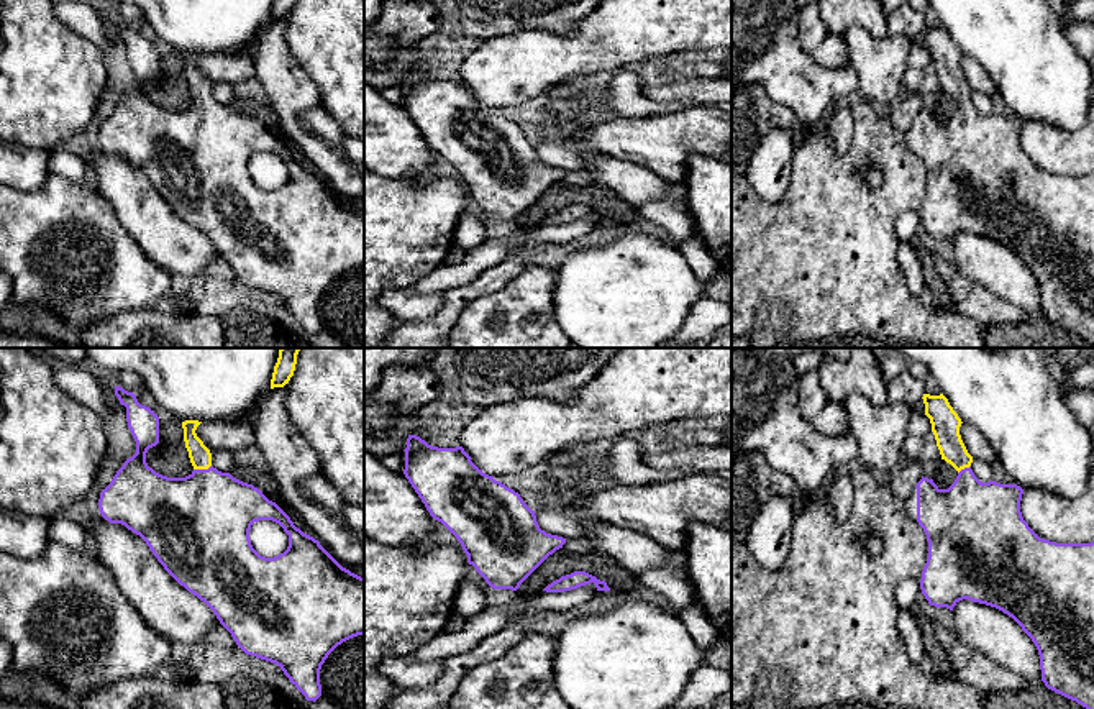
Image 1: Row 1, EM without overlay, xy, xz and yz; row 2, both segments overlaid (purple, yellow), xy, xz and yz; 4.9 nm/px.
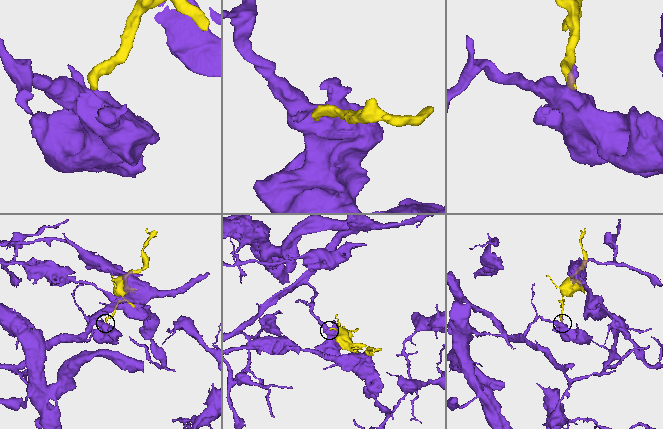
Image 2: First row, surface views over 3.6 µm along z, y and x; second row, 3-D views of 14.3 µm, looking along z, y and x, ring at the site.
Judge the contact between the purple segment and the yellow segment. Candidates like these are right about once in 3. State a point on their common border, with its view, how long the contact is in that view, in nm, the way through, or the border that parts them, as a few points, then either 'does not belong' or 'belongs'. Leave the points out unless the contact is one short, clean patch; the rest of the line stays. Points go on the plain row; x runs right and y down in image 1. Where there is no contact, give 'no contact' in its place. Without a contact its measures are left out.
contact xy (202, 102); length 90 nm; way xy (202, 153), (202, 102), (200, 89); belongs

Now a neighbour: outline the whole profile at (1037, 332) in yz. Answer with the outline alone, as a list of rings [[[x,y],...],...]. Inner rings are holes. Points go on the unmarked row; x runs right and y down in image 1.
[[[1033,317],[1017,323],[982,327],[984,348],[1094,348],[1076,333],[1071,333],[1045,318]]]

